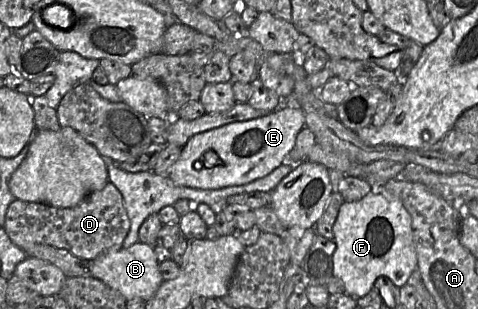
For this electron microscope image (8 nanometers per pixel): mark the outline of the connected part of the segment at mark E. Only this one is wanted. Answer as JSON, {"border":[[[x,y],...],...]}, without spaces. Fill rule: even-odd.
{"border":[[[285,107],[260,118],[230,123],[198,133],[182,148],[180,158],[172,165],[167,176],[178,186],[203,190],[248,184],[267,176],[287,162],[298,133],[306,127],[305,121],[305,114],[301,109]],[[209,152],[217,156],[219,164],[206,164]]]}

